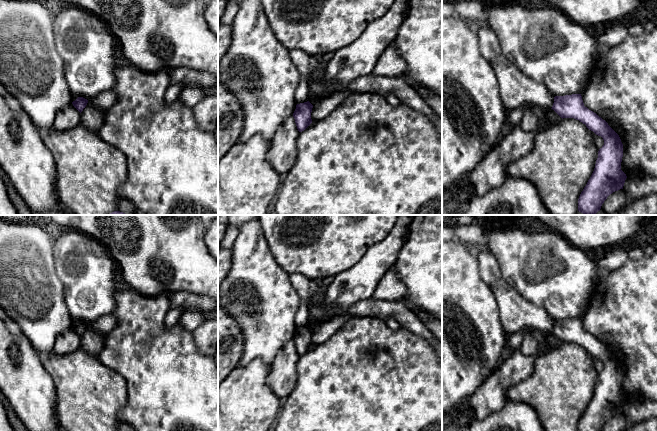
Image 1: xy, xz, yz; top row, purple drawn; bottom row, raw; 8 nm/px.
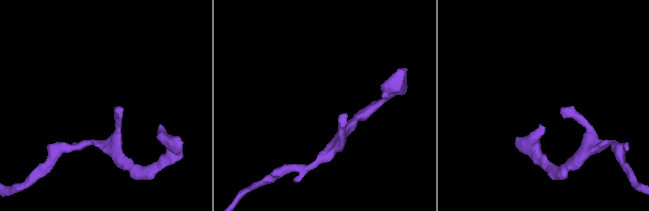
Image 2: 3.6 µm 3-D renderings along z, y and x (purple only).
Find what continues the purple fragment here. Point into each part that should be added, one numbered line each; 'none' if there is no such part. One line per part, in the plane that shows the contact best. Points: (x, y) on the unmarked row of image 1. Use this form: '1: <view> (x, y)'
none

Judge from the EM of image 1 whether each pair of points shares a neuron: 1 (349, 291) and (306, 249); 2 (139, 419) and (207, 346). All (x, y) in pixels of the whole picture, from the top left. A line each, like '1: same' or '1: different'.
1: different
2: different

